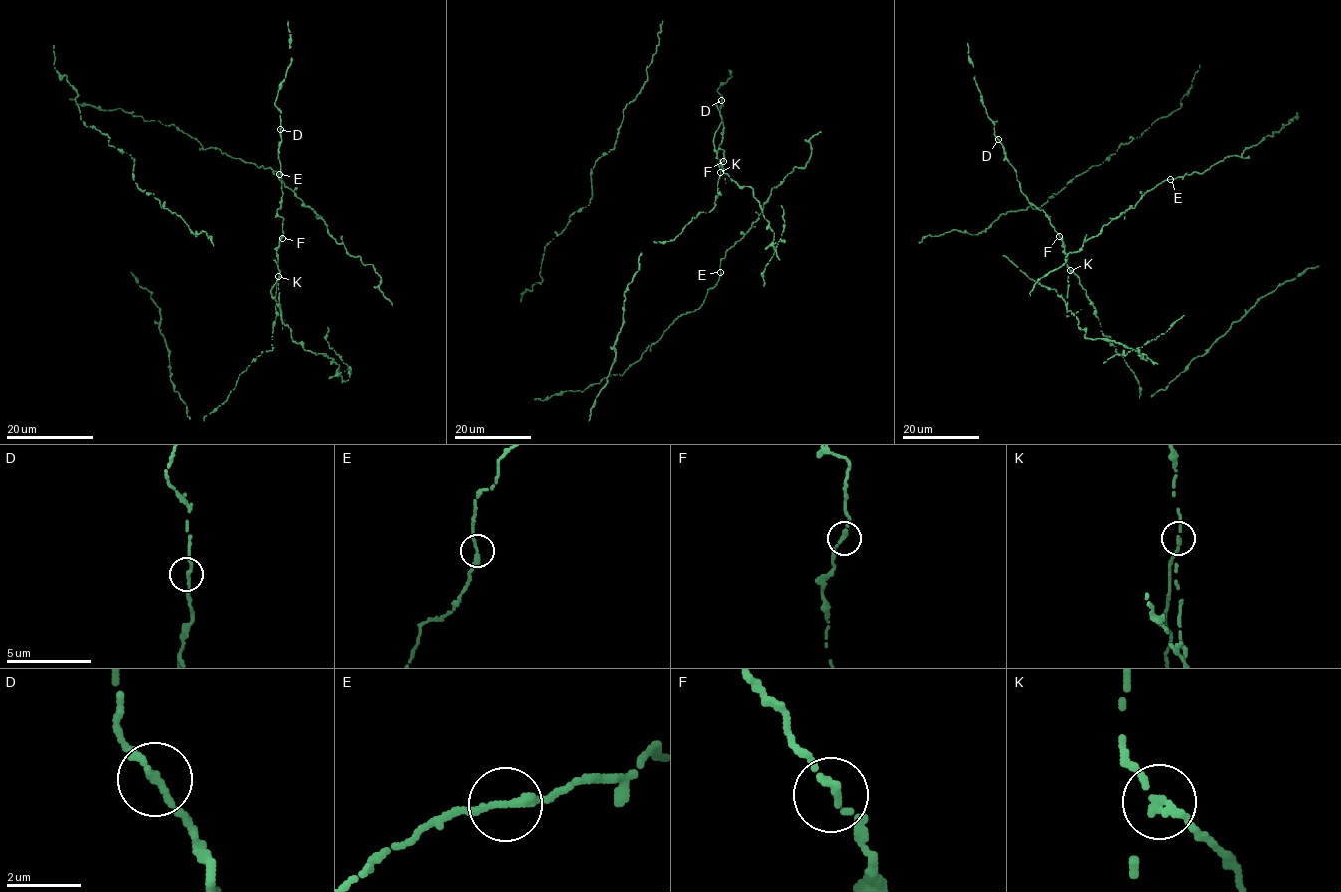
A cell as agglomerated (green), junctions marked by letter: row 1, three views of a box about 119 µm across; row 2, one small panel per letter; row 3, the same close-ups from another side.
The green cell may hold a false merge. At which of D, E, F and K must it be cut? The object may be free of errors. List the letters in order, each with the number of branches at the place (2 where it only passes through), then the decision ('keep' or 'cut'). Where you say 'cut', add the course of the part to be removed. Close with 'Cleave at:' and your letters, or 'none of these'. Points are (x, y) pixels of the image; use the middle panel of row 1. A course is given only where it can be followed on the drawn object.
D: 2 | keep
E: 2 | keep
F: 2 | keep
K: 2 | cut | (720, 172), (721, 165), (739, 187), (752, 189), (774, 234), (772, 243), (781, 241), (763, 273), (764, 286)
Cleave at: K

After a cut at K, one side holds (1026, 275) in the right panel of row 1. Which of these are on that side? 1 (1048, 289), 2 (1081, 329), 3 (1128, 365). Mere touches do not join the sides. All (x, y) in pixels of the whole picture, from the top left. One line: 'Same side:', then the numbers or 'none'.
Same side: 1, 2

